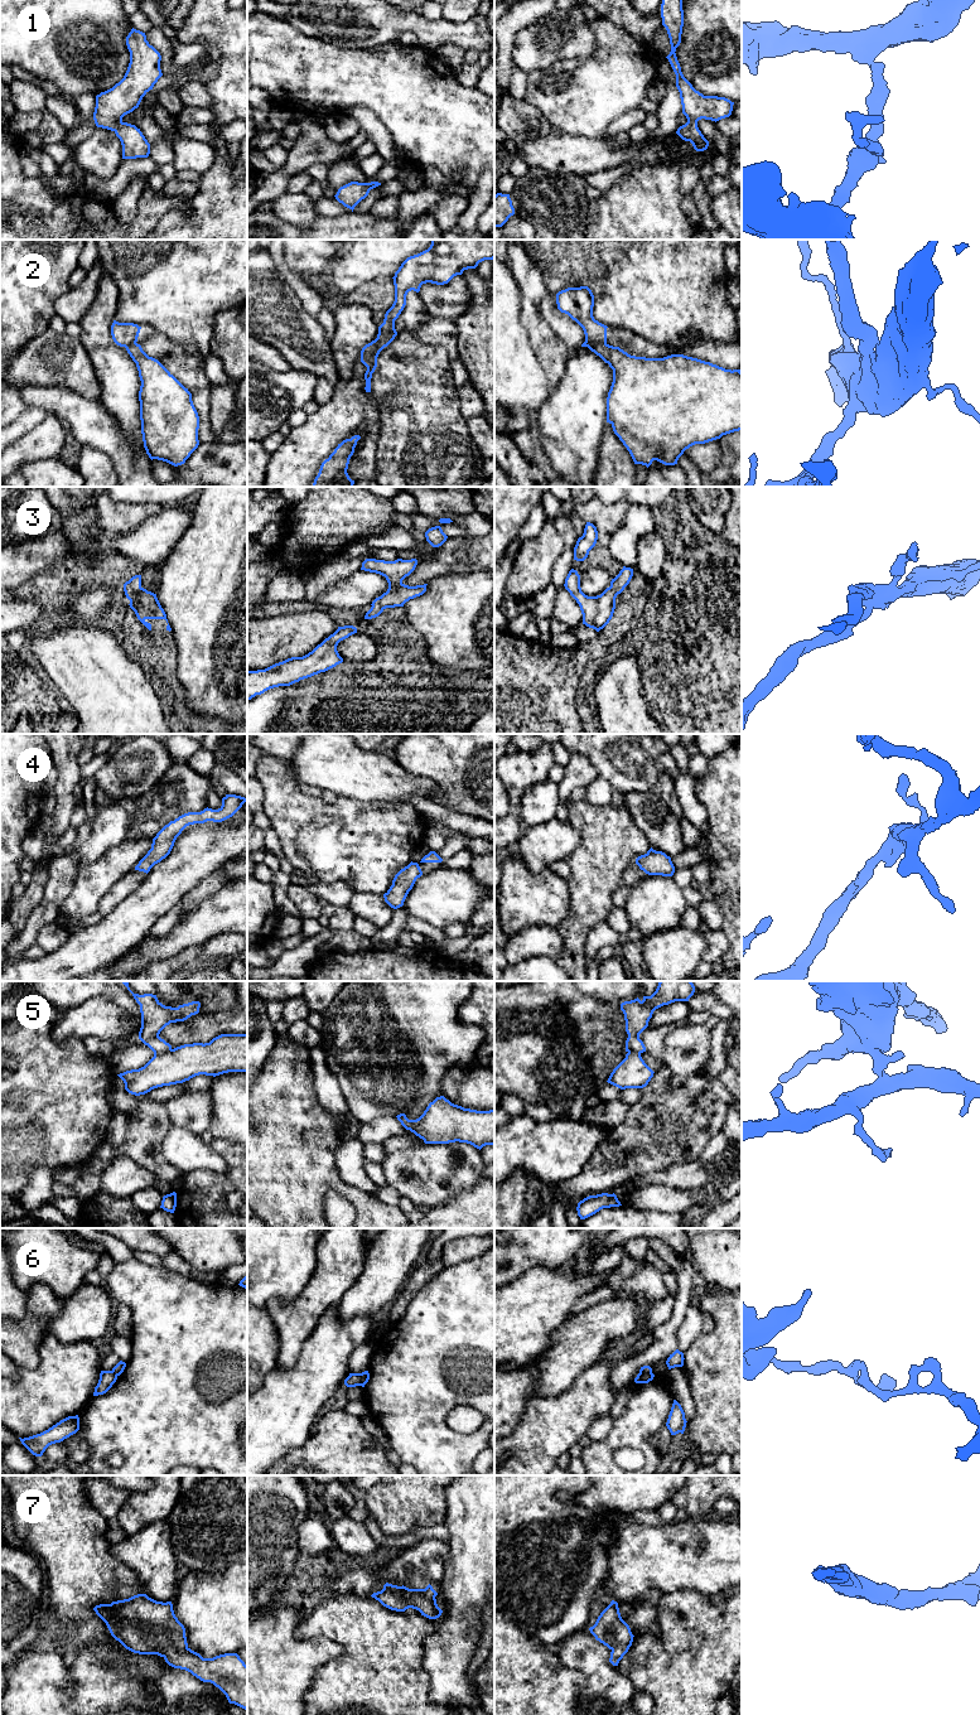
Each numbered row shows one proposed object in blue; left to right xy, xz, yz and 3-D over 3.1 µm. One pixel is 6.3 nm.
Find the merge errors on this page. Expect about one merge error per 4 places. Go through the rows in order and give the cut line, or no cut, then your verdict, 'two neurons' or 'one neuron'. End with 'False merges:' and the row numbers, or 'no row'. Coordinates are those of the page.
1: cut none; one neuron
2: cut xz (376, 338), (376, 351), (367, 368); two neurons
3: cut none; one neuron
4: cut none; one neuron
5: cut xy (170, 1048), (154, 1053); two neurons
6: cut xz (362, 1373), (361, 1385); two neurons
7: cut none; one neuron
False merges: 2, 5, 6

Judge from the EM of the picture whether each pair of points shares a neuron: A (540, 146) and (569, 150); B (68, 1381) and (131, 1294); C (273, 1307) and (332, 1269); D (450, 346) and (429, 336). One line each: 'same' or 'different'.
A: same
B: different
C: same
D: same

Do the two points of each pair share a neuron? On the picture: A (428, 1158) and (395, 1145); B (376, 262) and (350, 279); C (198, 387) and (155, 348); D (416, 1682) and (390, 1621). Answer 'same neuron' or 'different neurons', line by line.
A: different neurons
B: same neuron
C: same neuron
D: same neuron

